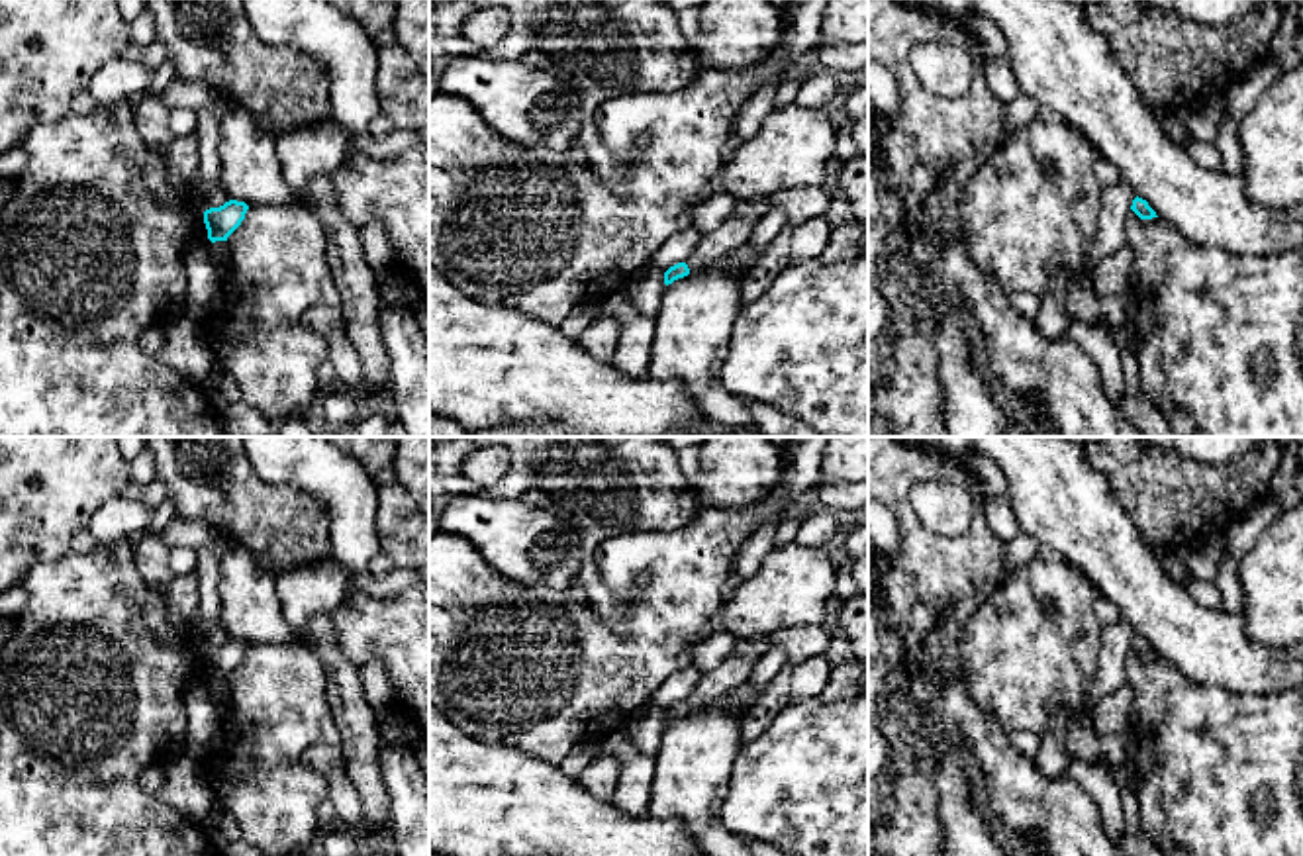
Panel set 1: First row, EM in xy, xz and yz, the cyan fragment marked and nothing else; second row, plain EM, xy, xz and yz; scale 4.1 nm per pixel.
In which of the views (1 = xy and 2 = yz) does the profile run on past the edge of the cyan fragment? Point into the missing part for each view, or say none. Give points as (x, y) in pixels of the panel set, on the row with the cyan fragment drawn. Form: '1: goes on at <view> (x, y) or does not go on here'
1: does not go on here
2: does not go on here

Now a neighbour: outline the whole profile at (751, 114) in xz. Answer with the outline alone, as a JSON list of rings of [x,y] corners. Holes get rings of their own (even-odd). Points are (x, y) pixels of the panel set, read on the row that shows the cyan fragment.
[[[764,82],[741,104],[729,139],[729,153],[758,133],[762,121],[774,112],[776,88],[778,82]]]

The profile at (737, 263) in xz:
[[[745,243],[739,249],[719,257],[719,259],[707,261],[705,264],[700,266],[700,270],[727,274],[741,282],[741,278],[752,270],[760,253],[762,251]]]

